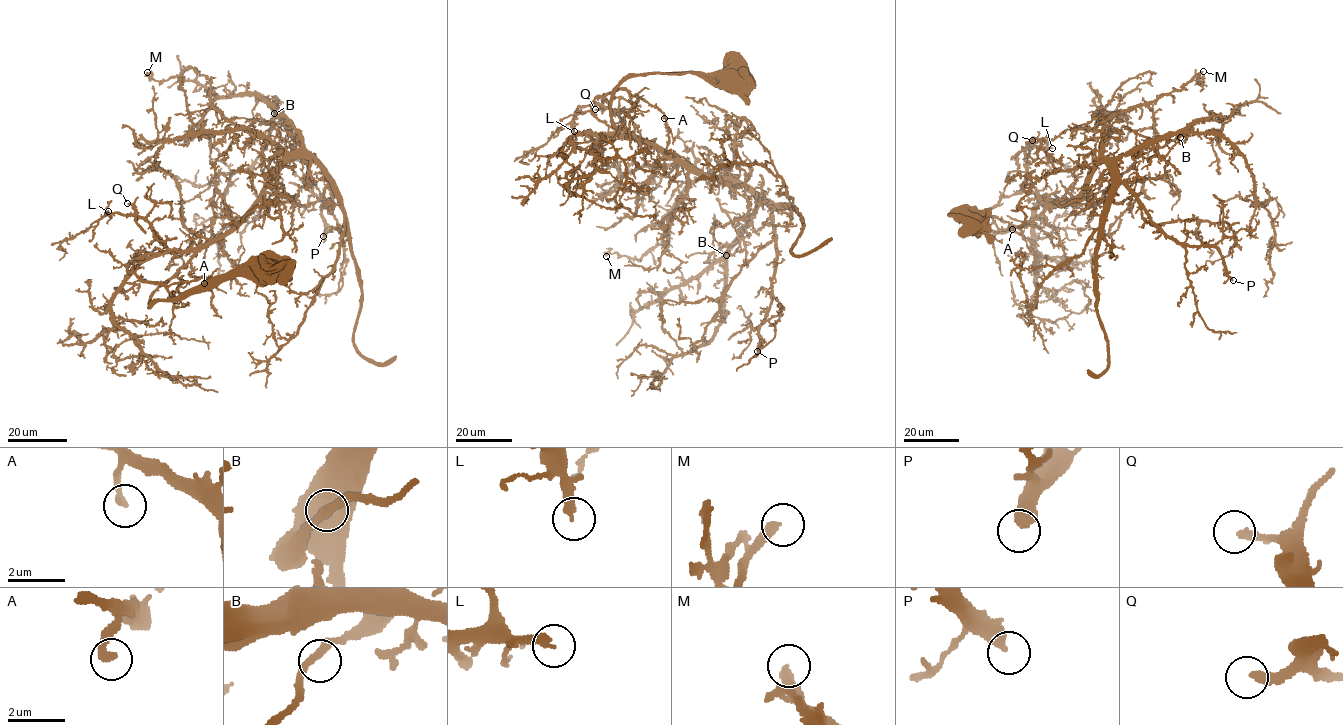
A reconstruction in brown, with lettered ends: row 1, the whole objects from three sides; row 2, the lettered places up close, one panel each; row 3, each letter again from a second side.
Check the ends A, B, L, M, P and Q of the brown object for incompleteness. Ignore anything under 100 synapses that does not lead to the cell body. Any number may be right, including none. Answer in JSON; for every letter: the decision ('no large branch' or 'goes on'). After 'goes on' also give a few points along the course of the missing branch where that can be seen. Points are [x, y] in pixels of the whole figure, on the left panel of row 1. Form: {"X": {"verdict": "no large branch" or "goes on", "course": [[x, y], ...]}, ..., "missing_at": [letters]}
{"A": {"verdict": "no large branch"}, "B": {"verdict": "no large branch"}, "L": {"verdict": "no large branch"}, "M": {"verdict": "no large branch"}, "P": {"verdict": "goes on", "course": [[323, 236], [287, 240], [260, 257], [253, 254], [245, 268], [246, 283], [253, 292], [251, 295]]}, "Q": {"verdict": "no large branch"}, "missing_at": ["P"]}

